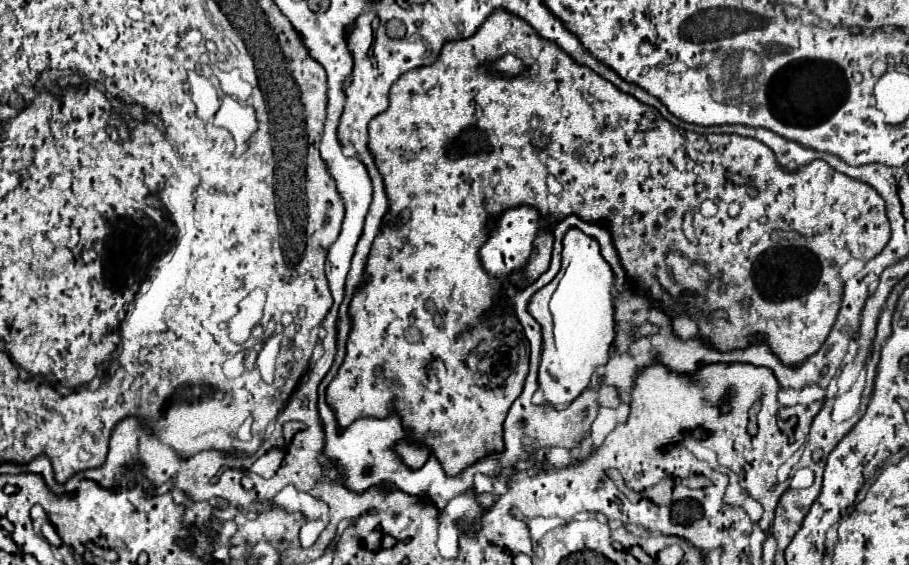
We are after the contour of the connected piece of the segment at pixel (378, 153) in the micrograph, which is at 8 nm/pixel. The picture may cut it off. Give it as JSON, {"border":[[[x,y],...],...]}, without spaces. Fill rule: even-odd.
{"border":[[[495,10],[473,36],[463,38],[463,40],[455,40],[455,42],[445,42],[441,54],[437,56],[437,60],[431,66],[413,68],[413,70],[405,72],[393,84],[393,88],[389,92],[389,108],[369,122],[369,152],[373,154],[377,170],[383,176],[389,212],[384,217],[384,224],[381,226],[381,230],[379,230],[379,234],[371,246],[369,258],[367,258],[367,266],[365,266],[367,282],[357,288],[357,292],[349,304],[351,332],[347,338],[347,354],[345,354],[345,360],[343,360],[337,376],[327,386],[327,404],[335,412],[339,430],[345,430],[347,426],[351,426],[359,418],[371,418],[371,416],[373,418],[385,418],[385,416],[391,416],[397,412],[401,418],[401,424],[407,432],[405,441],[397,446],[397,454],[399,454],[401,462],[411,470],[419,470],[429,460],[429,456],[435,456],[447,476],[459,476],[465,468],[473,466],[477,460],[505,450],[503,422],[507,418],[507,412],[509,412],[513,400],[523,392],[525,378],[529,374],[527,366],[517,366],[515,378],[507,378],[505,388],[493,388],[493,390],[487,386],[479,388],[477,382],[481,380],[481,376],[477,376],[477,372],[471,372],[463,362],[463,358],[473,348],[477,348],[477,344],[485,344],[485,340],[481,340],[481,320],[485,318],[485,312],[489,312],[491,304],[495,302],[497,292],[503,288],[499,278],[493,278],[485,272],[481,258],[479,258],[479,250],[489,238],[491,220],[495,220],[503,210],[517,208],[517,204],[519,206],[521,204],[525,204],[525,206],[533,204],[533,208],[537,208],[537,212],[549,212],[549,214],[541,214],[549,226],[541,228],[537,238],[535,238],[537,278],[549,270],[551,252],[553,252],[553,226],[559,220],[575,214],[577,218],[581,218],[589,224],[599,224],[599,226],[605,226],[607,230],[611,230],[613,246],[619,254],[621,266],[627,272],[627,278],[631,282],[633,292],[639,292],[641,296],[645,296],[653,302],[659,302],[661,306],[665,306],[665,300],[669,300],[669,296],[675,296],[679,300],[689,300],[689,302],[695,300],[695,302],[703,304],[705,310],[723,310],[723,316],[719,320],[699,322],[701,342],[709,344],[711,348],[715,348],[719,352],[741,350],[741,348],[747,348],[749,344],[765,344],[767,342],[769,350],[785,366],[793,366],[793,368],[803,364],[809,356],[813,356],[823,346],[825,338],[831,332],[831,326],[837,318],[837,304],[841,302],[841,284],[843,284],[843,280],[839,276],[841,266],[849,258],[871,260],[873,256],[877,256],[881,252],[881,248],[885,248],[885,244],[889,242],[889,232],[891,232],[889,220],[885,218],[885,200],[881,200],[881,196],[877,196],[877,192],[873,188],[869,188],[869,184],[833,170],[823,160],[813,160],[811,164],[803,166],[801,170],[787,172],[779,166],[773,150],[755,138],[743,138],[737,134],[731,134],[731,136],[727,136],[727,134],[697,134],[697,132],[679,130],[677,126],[667,122],[653,106],[641,104],[633,96],[621,92],[619,88],[615,88],[613,84],[609,84],[607,80],[597,76],[593,70],[575,64],[553,42],[537,36],[537,32],[523,18],[519,18],[507,10]],[[505,54],[515,54],[519,60],[523,60],[525,70],[513,78],[499,76],[491,68],[491,64],[501,60]],[[549,174],[553,174],[557,178],[557,182],[561,182],[561,186],[563,186],[563,192],[557,196],[553,196],[547,190],[545,178]],[[729,174],[739,174],[741,178],[747,180],[747,184],[743,184],[743,186],[741,184],[723,184],[725,180],[731,182]],[[747,186],[755,186],[757,194],[749,196],[747,190],[743,190]],[[705,200],[713,200],[719,208],[719,212],[711,218],[705,218],[699,214],[699,206]],[[735,200],[741,204],[741,212],[739,212],[739,216],[731,218],[727,214],[727,206],[729,206],[729,202],[735,202]],[[687,212],[693,212],[693,228],[695,228],[695,236],[697,236],[695,244],[689,242],[683,234],[683,218]],[[389,220],[395,226],[387,226],[386,222]],[[747,298],[751,300],[751,304],[747,308],[743,308],[743,300],[747,300]],[[433,358],[445,362],[445,372],[435,372],[437,376],[433,376],[433,380],[429,380],[427,370],[433,368],[431,366]]]}

